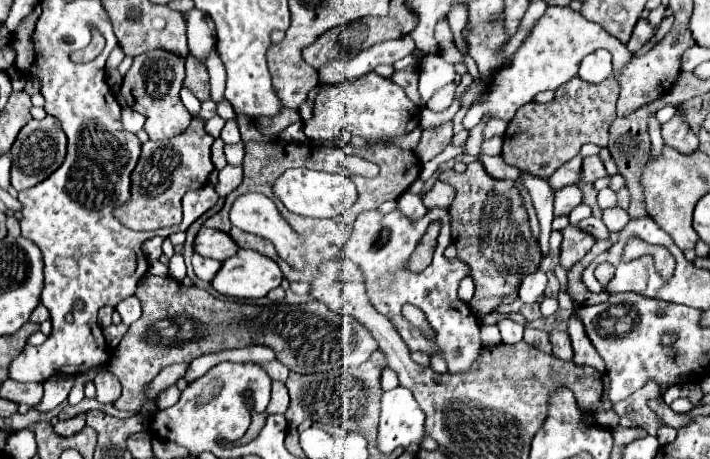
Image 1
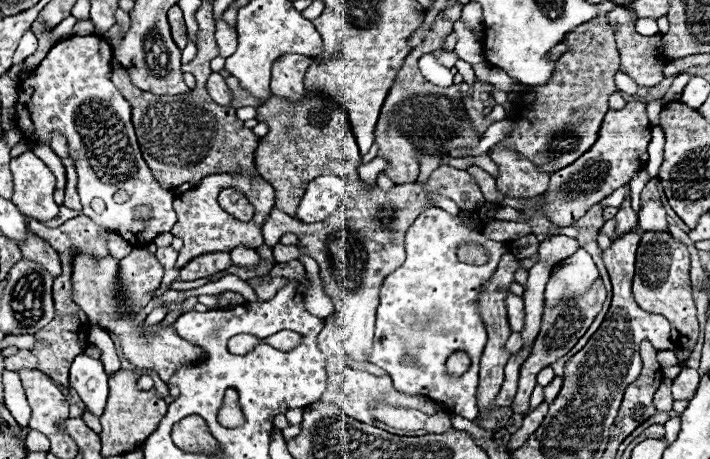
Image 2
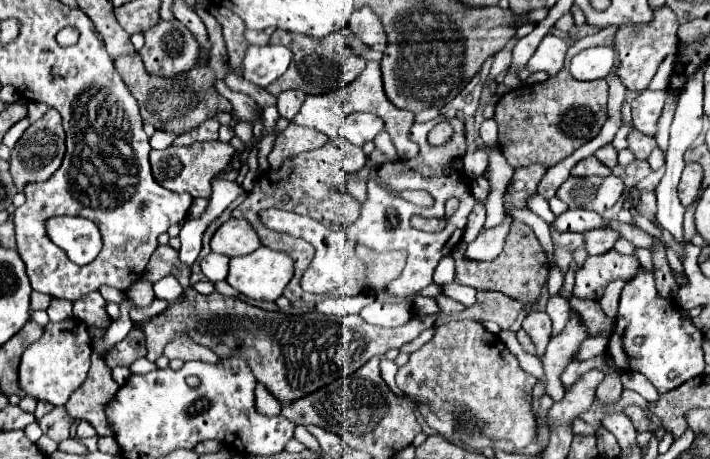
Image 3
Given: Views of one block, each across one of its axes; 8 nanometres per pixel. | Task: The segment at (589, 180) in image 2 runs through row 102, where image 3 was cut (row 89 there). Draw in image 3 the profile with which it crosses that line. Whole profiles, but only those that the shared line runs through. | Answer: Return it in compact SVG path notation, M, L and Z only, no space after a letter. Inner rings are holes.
M668 6L656 8L654 10L654 22L650 22L646 26L622 26L622 28L618 28L618 32L614 36L614 42L612 42L612 48L618 54L618 70L616 70L616 74L618 74L620 82L628 90L640 92L640 90L648 88L648 84L650 84L652 76L656 74L660 62L668 54L677 52L677 31L678 18Z

